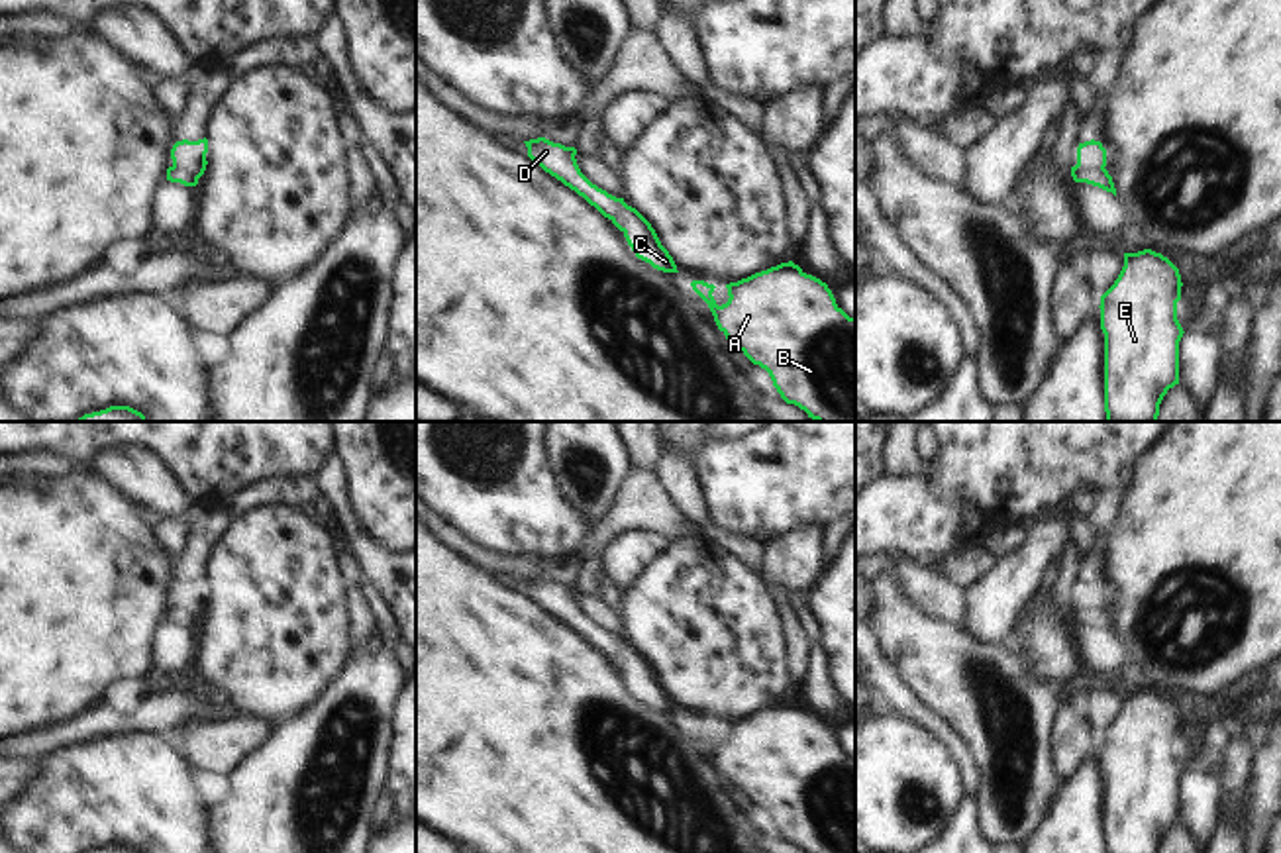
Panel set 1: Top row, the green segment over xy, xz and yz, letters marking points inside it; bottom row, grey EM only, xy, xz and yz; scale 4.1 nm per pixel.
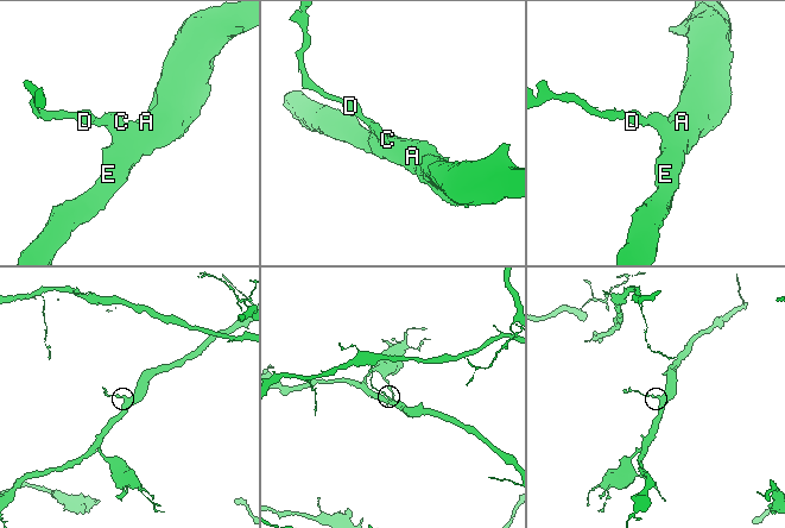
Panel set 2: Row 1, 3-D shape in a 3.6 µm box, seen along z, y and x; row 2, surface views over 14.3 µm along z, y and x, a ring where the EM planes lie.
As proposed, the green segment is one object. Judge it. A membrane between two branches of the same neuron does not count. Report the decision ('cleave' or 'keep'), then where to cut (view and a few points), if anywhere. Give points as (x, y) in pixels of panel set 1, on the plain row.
keep | no cut

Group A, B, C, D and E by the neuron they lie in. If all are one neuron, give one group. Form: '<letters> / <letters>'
A B C D E

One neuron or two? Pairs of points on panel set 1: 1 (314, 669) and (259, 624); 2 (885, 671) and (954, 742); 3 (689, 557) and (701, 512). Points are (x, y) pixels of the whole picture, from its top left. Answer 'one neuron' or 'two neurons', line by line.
1: one neuron
2: one neuron
3: two neurons

